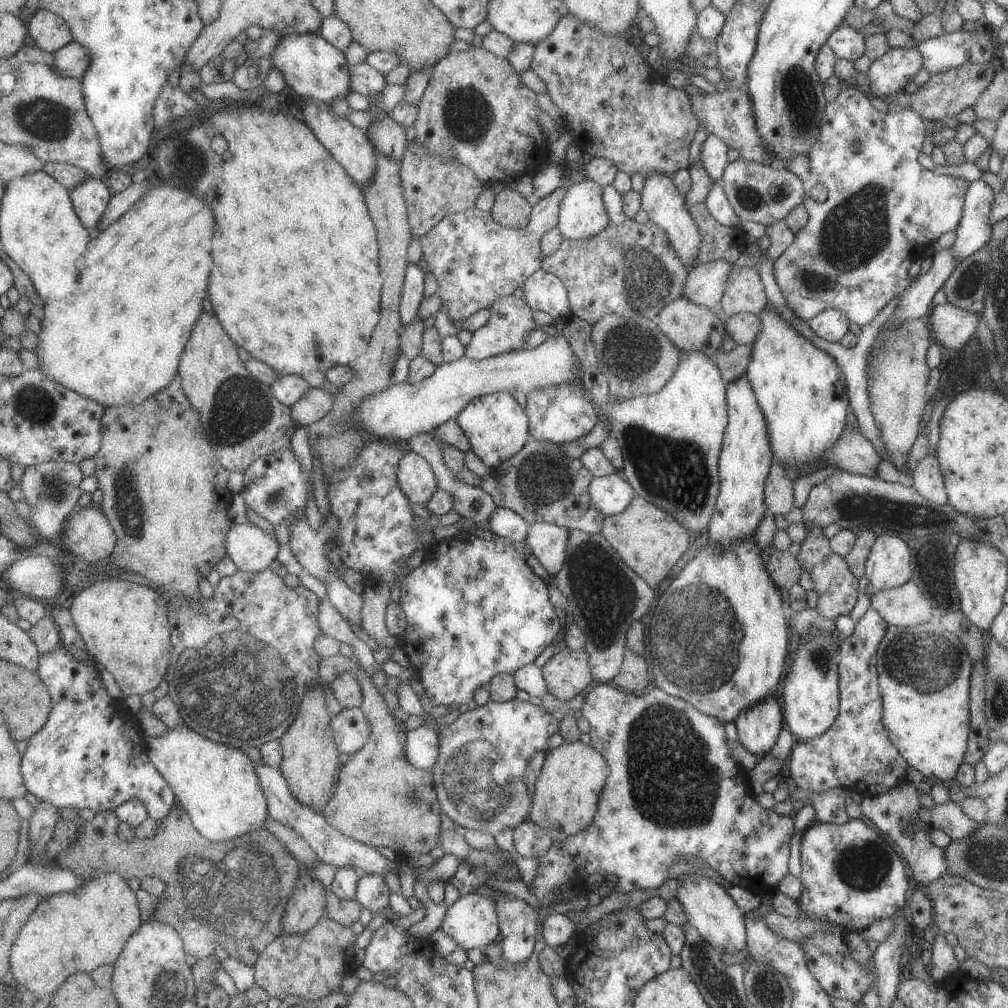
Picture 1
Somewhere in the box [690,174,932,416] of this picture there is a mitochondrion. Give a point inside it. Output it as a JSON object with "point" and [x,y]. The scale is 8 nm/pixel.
{"point":[856,230]}

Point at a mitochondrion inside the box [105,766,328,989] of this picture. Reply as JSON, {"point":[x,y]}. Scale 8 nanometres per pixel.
{"point":[220,892]}

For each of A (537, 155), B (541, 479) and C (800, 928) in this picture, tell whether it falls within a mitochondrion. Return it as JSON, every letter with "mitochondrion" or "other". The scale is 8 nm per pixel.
{"A":"other","B":"mitochondrion","C":"other"}

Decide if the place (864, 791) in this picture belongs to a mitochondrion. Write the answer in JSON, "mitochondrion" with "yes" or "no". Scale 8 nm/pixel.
{"mitochondrion":"no"}

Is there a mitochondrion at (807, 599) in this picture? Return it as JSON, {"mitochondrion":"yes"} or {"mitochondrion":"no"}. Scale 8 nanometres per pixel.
{"mitochondrion":"no"}

